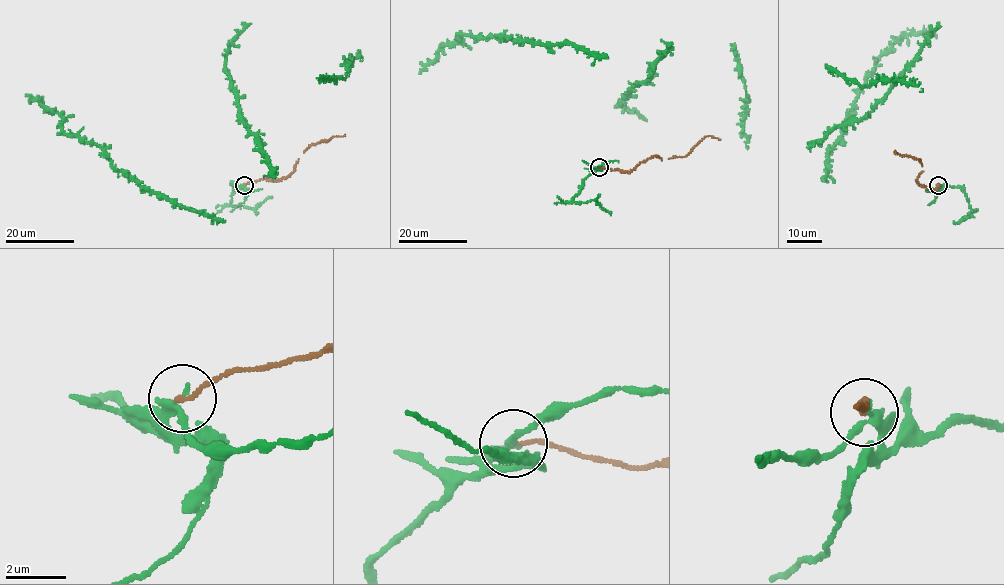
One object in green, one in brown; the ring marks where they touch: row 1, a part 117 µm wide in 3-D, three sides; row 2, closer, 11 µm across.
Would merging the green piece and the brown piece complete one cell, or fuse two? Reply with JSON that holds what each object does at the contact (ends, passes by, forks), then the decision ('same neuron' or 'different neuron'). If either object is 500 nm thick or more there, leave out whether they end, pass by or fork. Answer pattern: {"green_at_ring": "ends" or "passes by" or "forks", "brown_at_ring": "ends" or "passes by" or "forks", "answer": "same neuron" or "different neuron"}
{"green_at_ring": "passes by", "brown_at_ring": "ends", "answer": "different neuron"}

